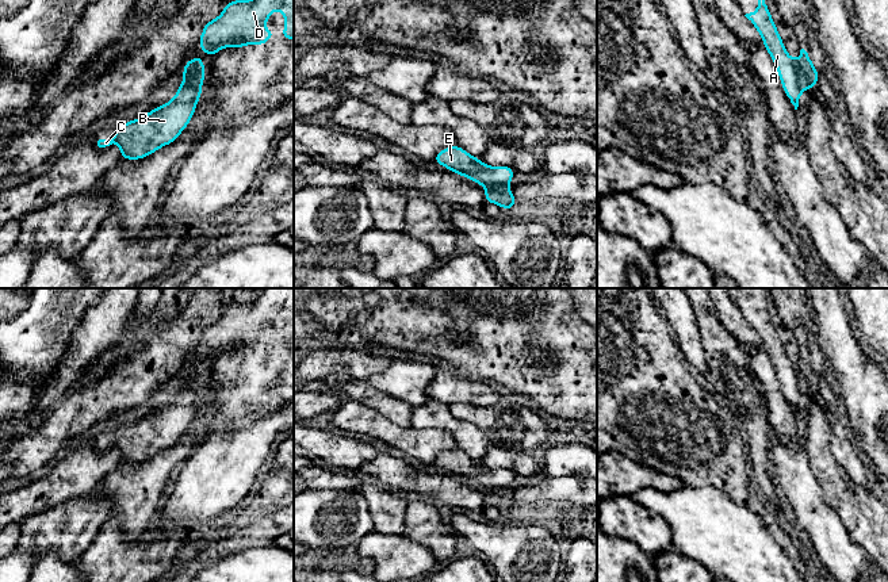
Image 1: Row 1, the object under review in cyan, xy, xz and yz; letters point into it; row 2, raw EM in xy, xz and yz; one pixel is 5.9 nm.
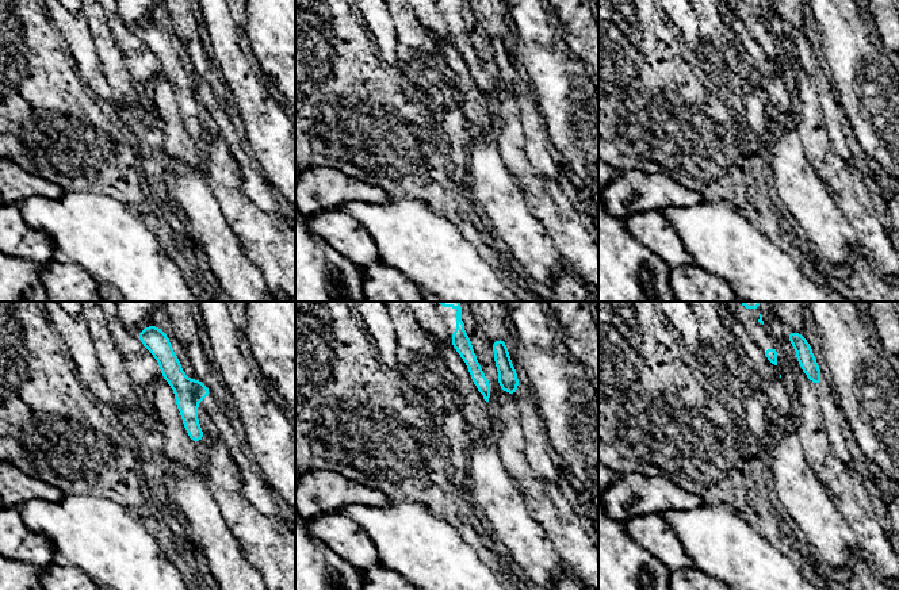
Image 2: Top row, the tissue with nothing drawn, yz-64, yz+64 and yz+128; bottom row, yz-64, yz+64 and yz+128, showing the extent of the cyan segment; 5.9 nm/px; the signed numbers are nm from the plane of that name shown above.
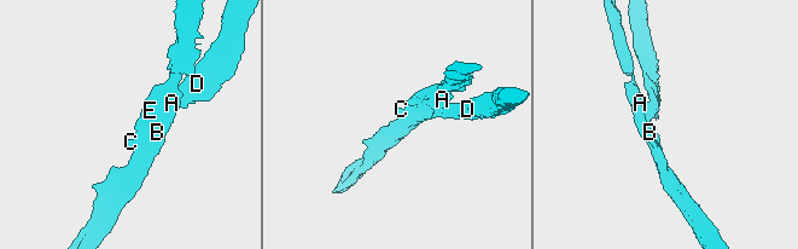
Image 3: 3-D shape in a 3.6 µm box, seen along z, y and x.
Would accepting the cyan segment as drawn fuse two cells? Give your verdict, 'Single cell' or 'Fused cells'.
Fused cells

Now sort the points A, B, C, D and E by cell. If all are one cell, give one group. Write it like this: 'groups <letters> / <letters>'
groups A B C E / D

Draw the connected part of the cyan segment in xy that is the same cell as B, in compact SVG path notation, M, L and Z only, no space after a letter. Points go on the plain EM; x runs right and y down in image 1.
M206 375L183 378L184 383L176 393L176 399L153 411L149 417L115 430L112 443L99 443L97 449L116 447L120 451L120 463L142 463L160 451L175 445L190 428L196 405L202 402L202 386Z

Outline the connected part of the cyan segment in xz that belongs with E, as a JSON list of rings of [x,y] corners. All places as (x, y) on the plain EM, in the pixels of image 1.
[[[459,448],[441,452],[433,462],[433,466],[444,468],[449,475],[455,475],[483,490],[509,491],[516,476],[510,470],[490,470],[478,460],[468,457]]]

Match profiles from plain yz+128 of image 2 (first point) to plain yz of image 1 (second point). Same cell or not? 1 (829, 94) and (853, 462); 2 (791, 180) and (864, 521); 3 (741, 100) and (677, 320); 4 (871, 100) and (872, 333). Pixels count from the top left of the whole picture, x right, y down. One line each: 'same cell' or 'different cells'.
1: same cell
2: different cells
3: different cells
4: different cells

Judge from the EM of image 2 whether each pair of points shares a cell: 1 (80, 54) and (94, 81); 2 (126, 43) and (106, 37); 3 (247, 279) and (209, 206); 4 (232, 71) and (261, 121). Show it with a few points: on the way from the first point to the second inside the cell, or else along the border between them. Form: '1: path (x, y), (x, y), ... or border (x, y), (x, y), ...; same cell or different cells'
1: path (87, 61), (92, 75); same cell
2: border (103, 14), (114, 43), (127, 68); different cells
3: path (229, 261), (218, 240), (209, 229), (209, 223); same cell
4: path (244, 83), (253, 95), (259, 108); same cell

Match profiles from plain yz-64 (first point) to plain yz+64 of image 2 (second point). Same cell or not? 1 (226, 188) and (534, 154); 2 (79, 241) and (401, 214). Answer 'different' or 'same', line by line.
1: different
2: same

